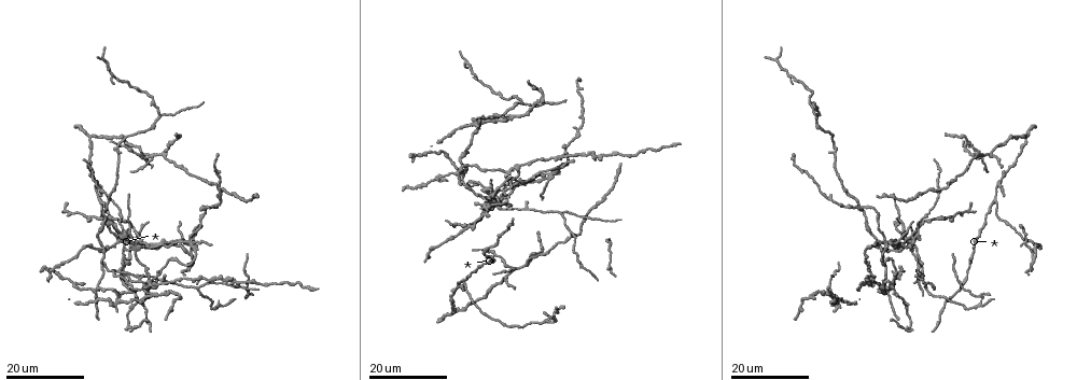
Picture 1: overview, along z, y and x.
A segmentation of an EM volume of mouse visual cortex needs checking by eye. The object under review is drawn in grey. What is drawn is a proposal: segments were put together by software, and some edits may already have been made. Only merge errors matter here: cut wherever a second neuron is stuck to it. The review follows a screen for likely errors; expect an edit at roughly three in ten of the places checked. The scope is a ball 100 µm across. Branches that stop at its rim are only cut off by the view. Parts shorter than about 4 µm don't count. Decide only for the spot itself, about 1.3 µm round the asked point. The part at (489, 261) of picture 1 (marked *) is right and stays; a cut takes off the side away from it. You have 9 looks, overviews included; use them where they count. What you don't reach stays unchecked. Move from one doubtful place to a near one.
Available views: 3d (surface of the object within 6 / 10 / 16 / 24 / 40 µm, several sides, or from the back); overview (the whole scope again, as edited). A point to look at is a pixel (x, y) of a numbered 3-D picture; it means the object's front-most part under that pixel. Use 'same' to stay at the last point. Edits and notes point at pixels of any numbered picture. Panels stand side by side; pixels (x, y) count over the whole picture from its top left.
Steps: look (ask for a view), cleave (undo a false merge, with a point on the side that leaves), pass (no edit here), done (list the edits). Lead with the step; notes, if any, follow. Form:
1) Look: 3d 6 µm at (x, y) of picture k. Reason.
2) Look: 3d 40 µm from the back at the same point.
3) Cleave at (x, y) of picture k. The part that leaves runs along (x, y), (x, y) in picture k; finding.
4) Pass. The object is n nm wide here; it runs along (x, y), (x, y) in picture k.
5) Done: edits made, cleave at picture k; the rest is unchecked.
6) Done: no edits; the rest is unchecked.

Look: 3d 16 µm at (497, 240) of picture 1. Calibre changes.

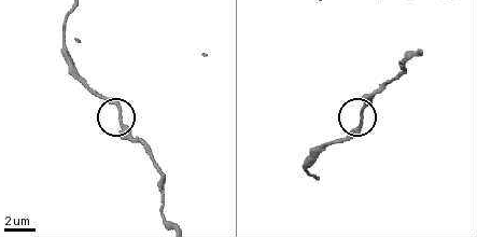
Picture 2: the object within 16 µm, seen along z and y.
Look: 3d 6 µm at (361, 107) of picture 2.

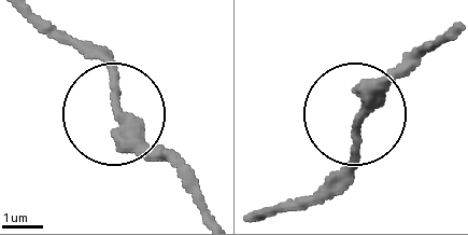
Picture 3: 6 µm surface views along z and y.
Pass. It runs along (41, 13), (103, 65), (116, 113), (192, 185) in picture 3; one neuron here.

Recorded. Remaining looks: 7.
Look: 3d 16 µm at (968, 263) of picture 1.

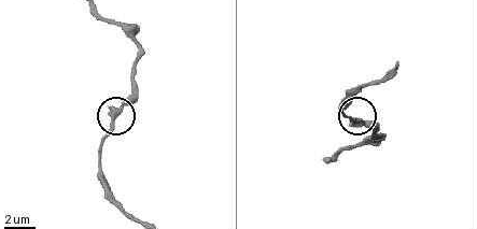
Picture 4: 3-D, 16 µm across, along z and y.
Look: 3d 6 µm at (115, 119) of picture 4.

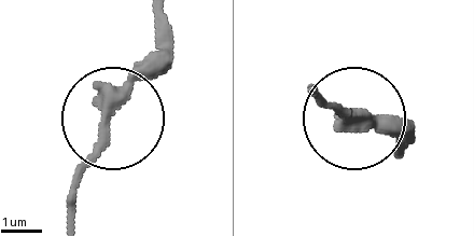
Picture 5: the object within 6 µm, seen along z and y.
Pass. It runs along (157, 24), (154, 54), (79, 178), (75, 219) in picture 5; all the same neuron.

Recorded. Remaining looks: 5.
Look: 3d 16 µm at (976, 155) of picture 1.

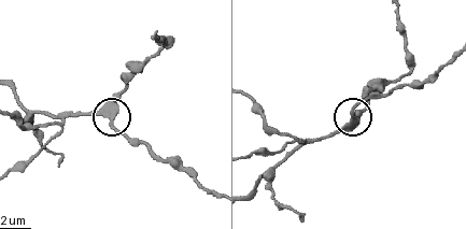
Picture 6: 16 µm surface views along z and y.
Look: 3d 6 µm at (354, 114) of picture 6. Zoom in.

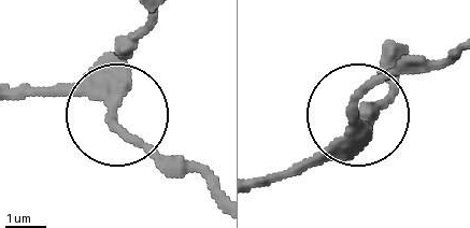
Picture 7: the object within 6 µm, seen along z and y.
Pass. The object is 260 nm wide here; one neuron here.

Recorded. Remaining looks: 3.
Look: 3d 24 µm at (1027, 136) of picture 1. Two arms in line, one across.

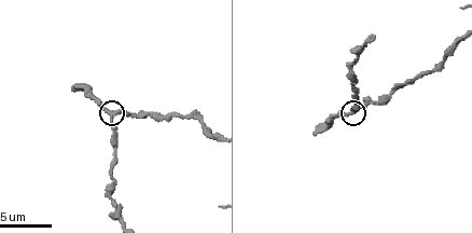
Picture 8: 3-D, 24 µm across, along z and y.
Look: 3d 10 µm at (114, 111) of picture 8. Closer look.

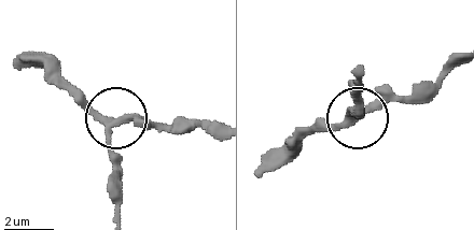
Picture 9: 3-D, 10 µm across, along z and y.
Pass. The side arm is 5 µm long; it runs along (357, 77), (352, 120), (315, 125), (298, 139) in picture 9; all the same neuron.

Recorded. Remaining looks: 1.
Done: no edits; the rest is unchecked.

